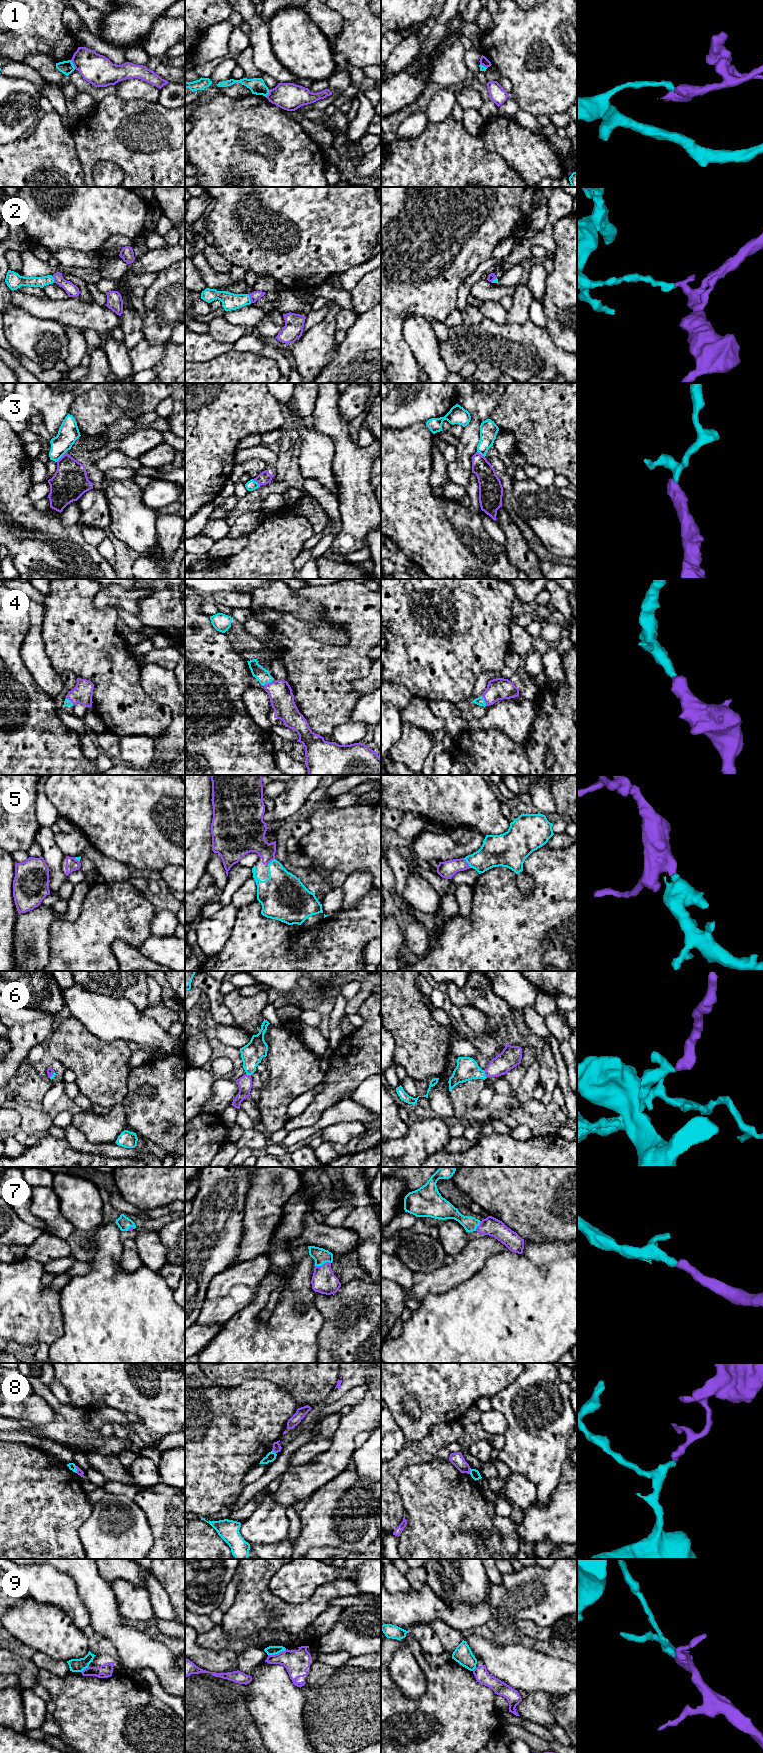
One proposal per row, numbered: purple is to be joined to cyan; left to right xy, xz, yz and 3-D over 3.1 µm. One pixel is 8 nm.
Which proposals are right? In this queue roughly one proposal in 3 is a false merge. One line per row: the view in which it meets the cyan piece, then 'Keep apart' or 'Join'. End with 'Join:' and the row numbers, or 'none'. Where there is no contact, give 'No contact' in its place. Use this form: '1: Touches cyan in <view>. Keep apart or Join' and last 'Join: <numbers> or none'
1: Touches cyan in xy. Keep apart
2: Touches cyan in xz. Keep apart
3: Touches cyan in xy. Keep apart
4: Touches cyan in yz. Join
5: Touches cyan in yz. Join
6: Touches cyan in yz. Join
7: Touches cyan in xz. Join
8: Touches cyan in yz. Keep apart
9: Touches cyan in xz. Keep apart
Join: 4, 5, 6, 7

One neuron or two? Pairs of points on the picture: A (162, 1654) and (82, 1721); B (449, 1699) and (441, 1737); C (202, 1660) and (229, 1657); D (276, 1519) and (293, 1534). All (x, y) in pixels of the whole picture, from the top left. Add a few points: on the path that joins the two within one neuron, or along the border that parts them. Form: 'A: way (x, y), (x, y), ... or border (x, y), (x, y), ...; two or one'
A: border (123, 1671), (132, 1677); two
B: way (449, 1708), (449, 1724), (445, 1728); one
C: way (209, 1660), (222, 1660); one
D: border (284, 1509), (288, 1520), (288, 1537); two

